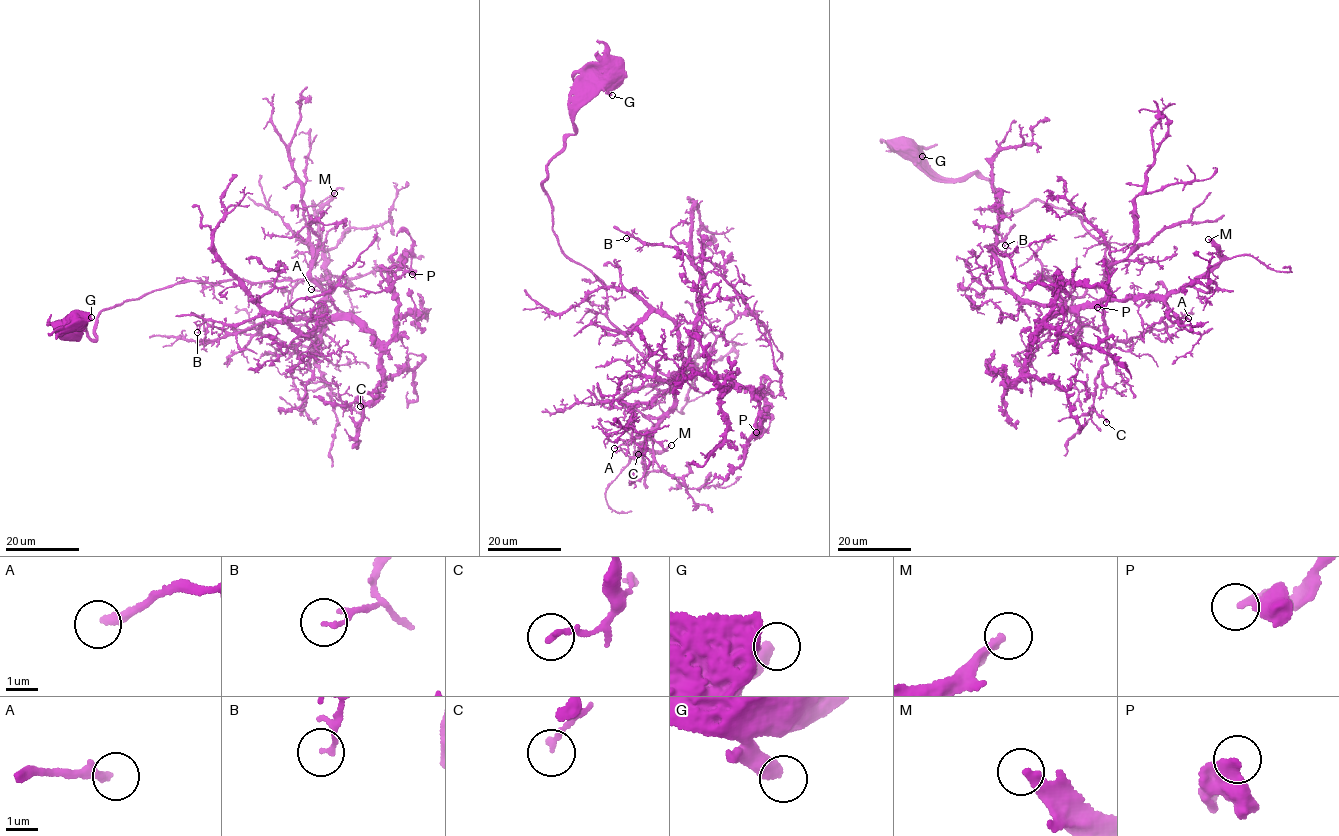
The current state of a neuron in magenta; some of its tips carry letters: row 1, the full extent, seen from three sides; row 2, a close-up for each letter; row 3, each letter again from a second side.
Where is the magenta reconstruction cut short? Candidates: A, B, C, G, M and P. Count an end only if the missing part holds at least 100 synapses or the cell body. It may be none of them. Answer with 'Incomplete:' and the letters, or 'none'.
Incomplete: M

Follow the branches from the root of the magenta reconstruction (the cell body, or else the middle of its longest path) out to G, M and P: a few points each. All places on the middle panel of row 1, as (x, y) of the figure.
G: (609, 74), (615, 77), (609, 91), (612, 95)
M: (609, 74), (543, 186), (560, 251), (598, 276), (607, 317), (671, 377), (673, 408), (638, 451), (671, 445)
P: (609, 74), (546, 165), (560, 251), (598, 276), (607, 317), (674, 389), (688, 369), (763, 389), (756, 432)

